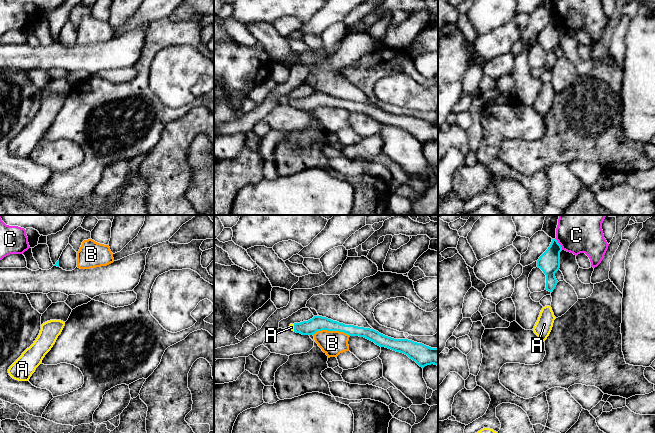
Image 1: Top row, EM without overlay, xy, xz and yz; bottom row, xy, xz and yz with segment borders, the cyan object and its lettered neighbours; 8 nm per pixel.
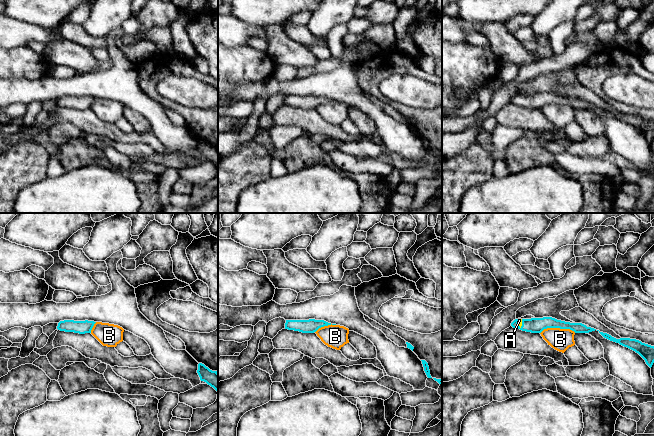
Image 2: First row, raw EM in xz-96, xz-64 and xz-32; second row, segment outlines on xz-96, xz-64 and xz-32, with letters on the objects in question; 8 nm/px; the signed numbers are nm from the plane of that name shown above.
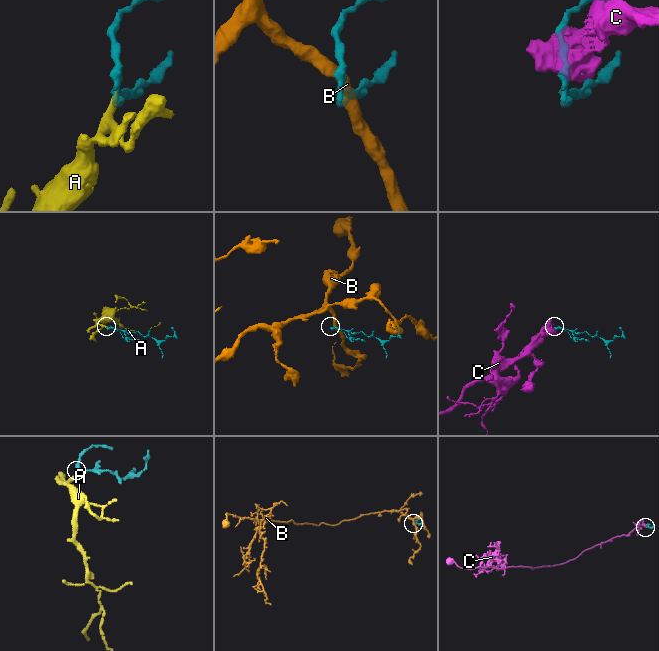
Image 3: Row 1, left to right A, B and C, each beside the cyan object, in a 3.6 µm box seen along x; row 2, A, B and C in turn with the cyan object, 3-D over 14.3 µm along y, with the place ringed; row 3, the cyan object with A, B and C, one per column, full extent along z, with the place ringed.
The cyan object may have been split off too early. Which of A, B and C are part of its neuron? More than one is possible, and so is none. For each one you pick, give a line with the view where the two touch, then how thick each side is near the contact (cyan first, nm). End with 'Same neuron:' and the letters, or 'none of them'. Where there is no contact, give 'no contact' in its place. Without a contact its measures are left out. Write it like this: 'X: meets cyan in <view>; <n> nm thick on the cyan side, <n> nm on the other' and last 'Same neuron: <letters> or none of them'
A: meets cyan in xz; 130 nm thick on the cyan side, 50 nm on the other
Same neuron: A

